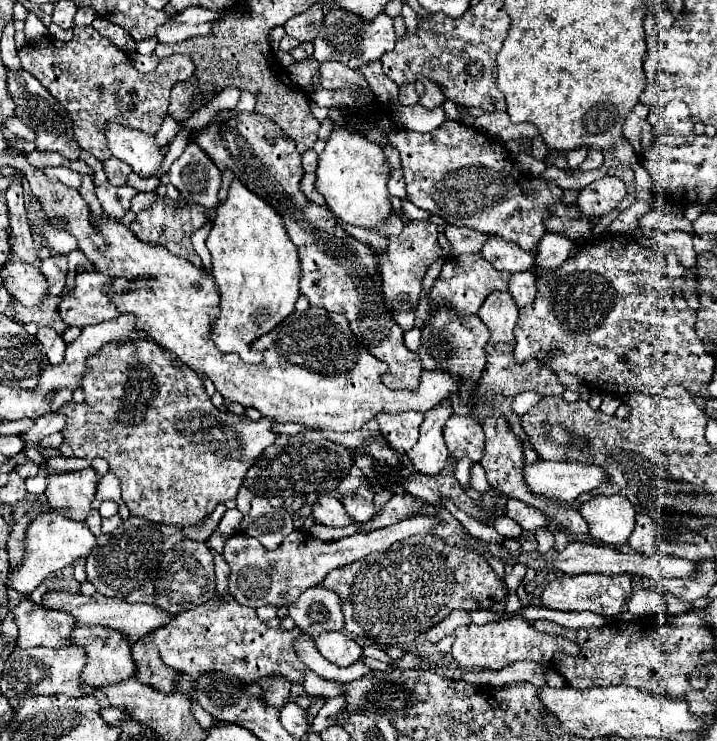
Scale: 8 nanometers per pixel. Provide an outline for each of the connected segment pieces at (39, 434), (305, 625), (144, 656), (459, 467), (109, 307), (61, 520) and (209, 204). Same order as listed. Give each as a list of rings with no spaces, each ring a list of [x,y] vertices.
[[[51,413],[51,415],[43,415],[39,419],[35,419],[35,425],[25,431],[21,435],[21,441],[23,441],[23,451],[27,451],[31,445],[37,445],[41,439],[45,439],[47,435],[53,435],[59,431],[59,427],[63,427],[65,421],[63,421],[63,415],[57,415],[57,413]]]
[[[311,587],[299,595],[289,607],[289,617],[293,617],[295,627],[313,639],[317,639],[321,631],[341,631],[345,625],[341,599],[335,591],[323,587]]]
[[[135,643],[131,647],[131,653],[133,653],[133,659],[135,659],[135,665],[137,665],[137,671],[135,673],[141,673],[139,675],[139,681],[157,689],[157,691],[163,691],[163,693],[173,693],[175,691],[175,679],[179,675],[175,675],[177,671],[167,667],[161,659],[159,659],[159,651],[155,651],[155,647],[151,647],[151,643]]]
[[[463,457],[463,459],[459,459],[457,463],[451,463],[451,461],[449,461],[447,467],[453,467],[453,473],[455,473],[455,477],[459,479],[461,487],[463,487],[463,489],[469,489],[469,477],[471,477],[469,473],[471,473],[473,461],[467,459],[467,457]]]
[[[77,273],[75,275],[75,285],[71,291],[63,291],[61,295],[61,301],[59,301],[59,315],[61,319],[67,323],[67,325],[75,325],[75,327],[85,327],[85,325],[95,325],[95,323],[101,323],[101,321],[107,321],[107,319],[117,319],[119,317],[119,311],[117,307],[111,303],[109,295],[103,291],[107,285],[111,291],[123,291],[123,289],[135,289],[135,287],[145,287],[149,281],[125,281],[125,279],[109,279],[101,273]]]
[[[45,511],[37,515],[25,529],[25,555],[21,559],[21,565],[13,573],[9,573],[7,589],[31,595],[35,587],[39,587],[51,573],[67,565],[73,565],[79,557],[87,557],[89,551],[95,547],[95,543],[97,543],[95,535],[81,521],[71,521],[57,511]]]
[[[191,143],[171,165],[167,181],[175,185],[189,203],[197,203],[207,209],[215,209],[219,203],[217,193],[221,189],[221,173],[195,143]]]

